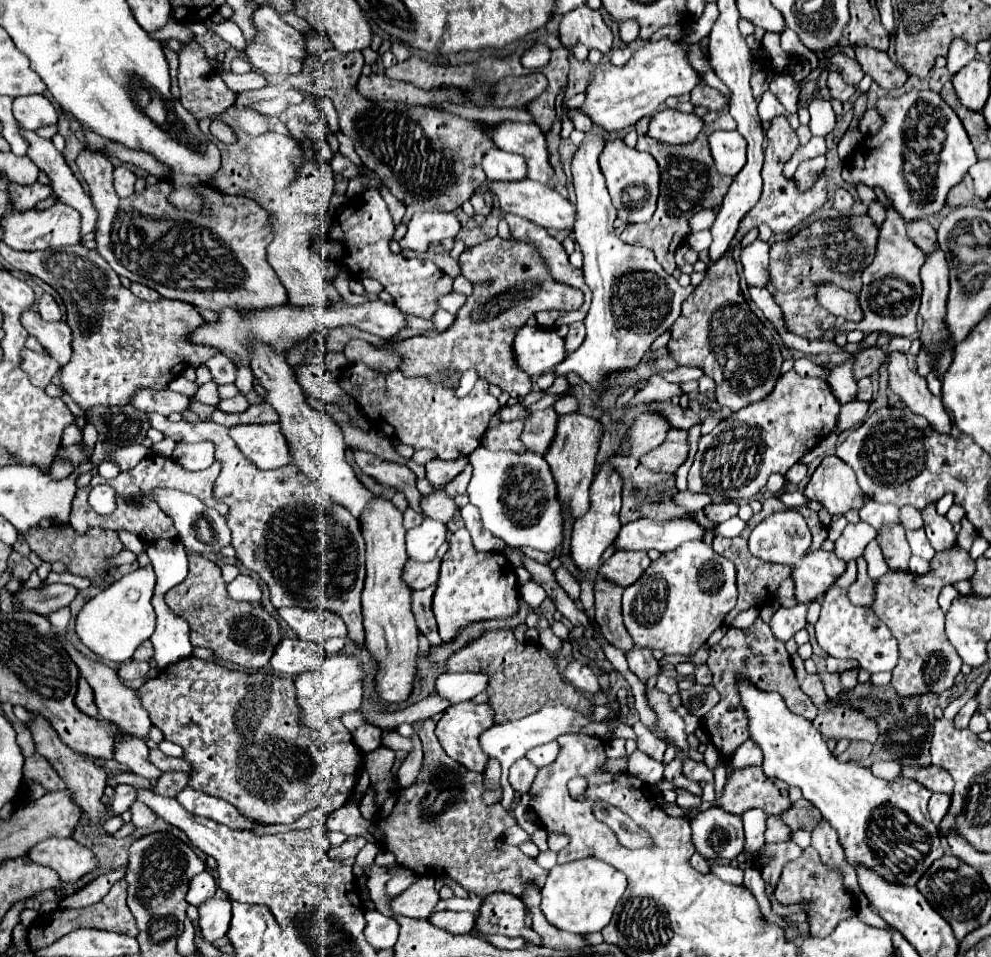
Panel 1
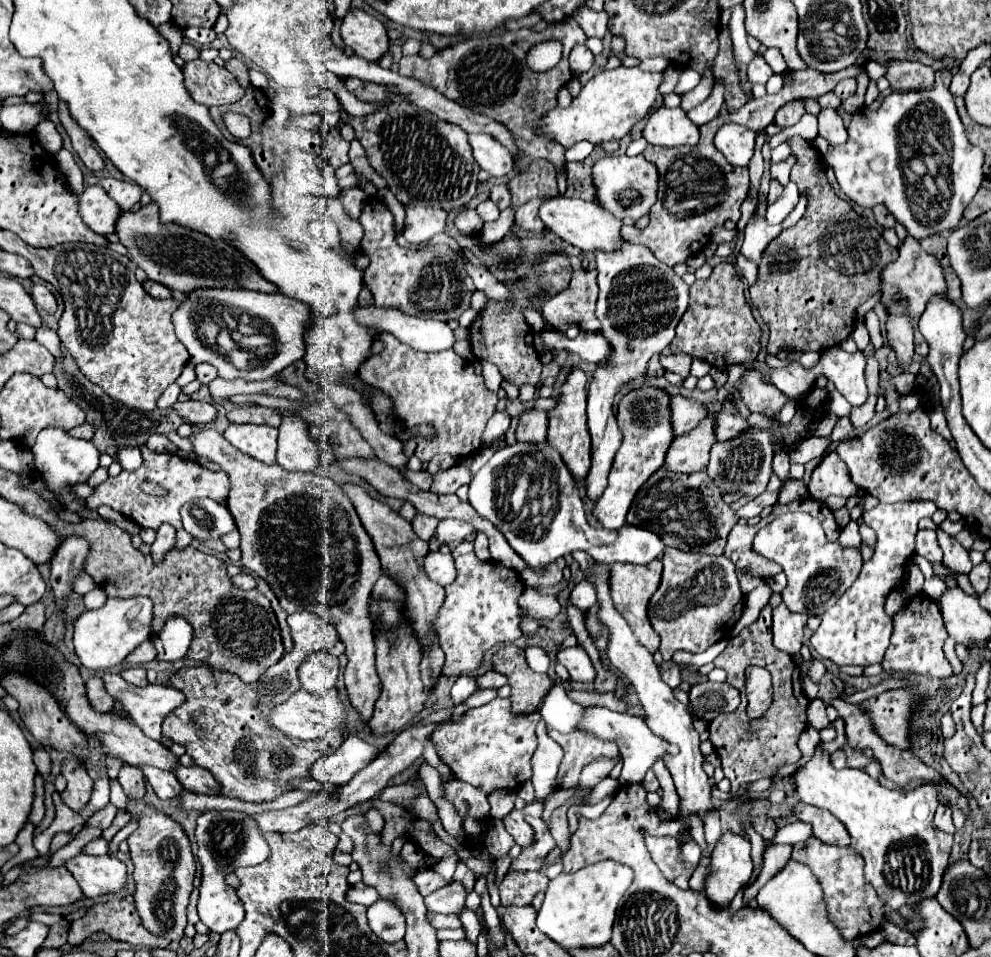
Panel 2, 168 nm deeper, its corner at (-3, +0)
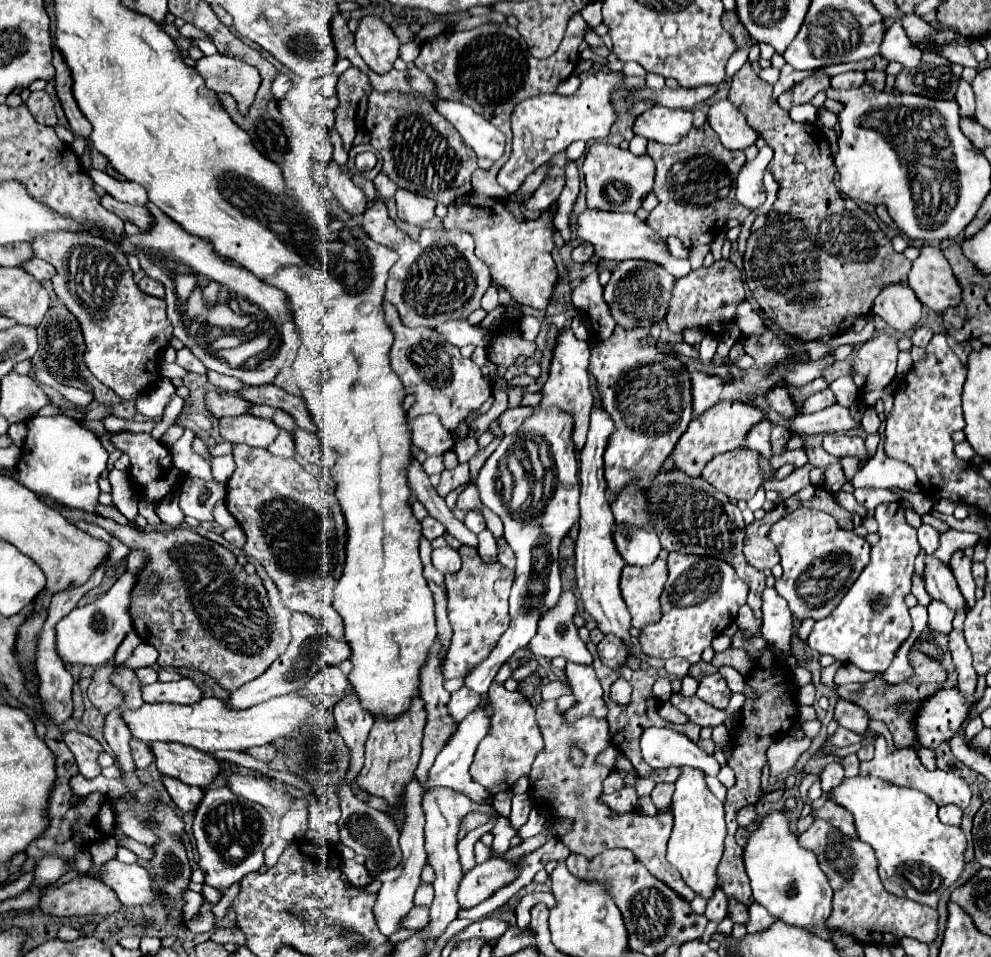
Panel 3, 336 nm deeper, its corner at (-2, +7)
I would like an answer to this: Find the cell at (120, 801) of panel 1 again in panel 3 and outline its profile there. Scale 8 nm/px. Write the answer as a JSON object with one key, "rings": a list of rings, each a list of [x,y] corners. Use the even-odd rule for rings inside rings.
{"rings":[[[135,738],[131,740],[131,754],[133,754],[133,762],[137,768],[147,768],[153,762],[149,746],[141,740],[135,740]]]}

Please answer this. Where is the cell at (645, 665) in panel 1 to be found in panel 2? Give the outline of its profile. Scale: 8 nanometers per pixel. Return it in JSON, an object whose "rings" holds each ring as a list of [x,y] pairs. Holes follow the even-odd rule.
{"rings":[[[656,559],[648,565],[630,565],[630,563],[612,563],[610,565],[610,591],[612,591],[612,601],[616,611],[620,611],[620,615],[628,621],[628,625],[632,627],[634,635],[638,637],[638,641],[650,651],[654,653],[658,649],[660,637],[656,635],[656,631],[652,629],[652,625],[648,623],[648,603],[652,599],[652,595],[656,593],[656,587],[660,585],[660,575],[662,575],[662,563]]]}

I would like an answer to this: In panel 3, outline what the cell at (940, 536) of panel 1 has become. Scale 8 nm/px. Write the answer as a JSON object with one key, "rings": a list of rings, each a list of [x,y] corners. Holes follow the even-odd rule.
{"rings":[[[959,550],[951,556],[951,572],[967,600],[967,608],[971,608],[975,604],[975,582],[973,582],[973,576],[971,576],[971,560]]]}

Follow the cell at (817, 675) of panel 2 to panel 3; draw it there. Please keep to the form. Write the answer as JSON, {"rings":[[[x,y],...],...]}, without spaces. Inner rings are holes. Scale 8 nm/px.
{"rings":[[[812,683],[802,686],[797,694],[797,700],[800,705],[810,706],[815,701],[816,689]]]}

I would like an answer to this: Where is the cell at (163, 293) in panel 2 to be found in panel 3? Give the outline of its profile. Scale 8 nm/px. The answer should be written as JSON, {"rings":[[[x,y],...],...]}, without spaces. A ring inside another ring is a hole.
{"rings":[[[143,278],[139,282],[139,288],[145,292],[145,294],[151,294],[151,296],[157,296],[157,298],[163,298],[165,296],[165,288],[159,280],[153,280],[153,278]]]}

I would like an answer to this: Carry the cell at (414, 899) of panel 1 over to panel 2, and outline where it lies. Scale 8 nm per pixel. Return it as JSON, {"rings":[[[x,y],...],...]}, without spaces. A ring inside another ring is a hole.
{"rings":[[[454,881],[450,885],[446,885],[444,889],[428,895],[424,899],[424,903],[426,903],[428,911],[460,915],[466,909],[466,897],[468,897],[466,887],[460,881]]]}

